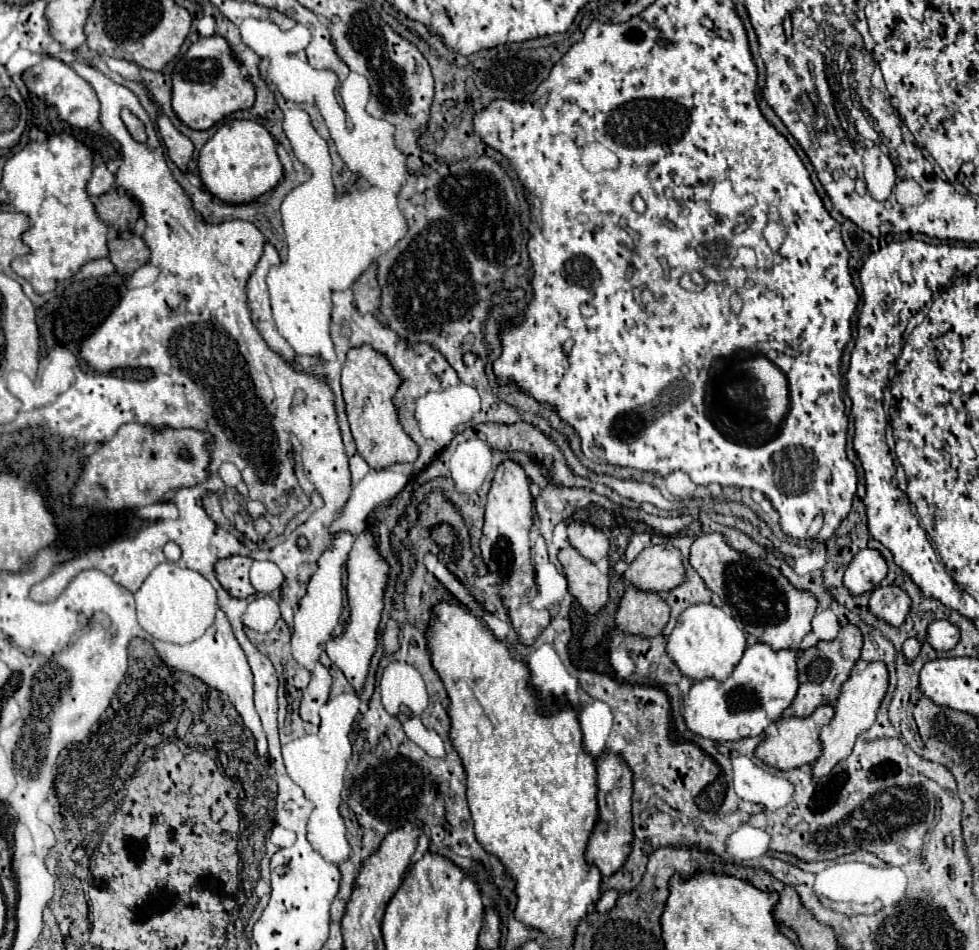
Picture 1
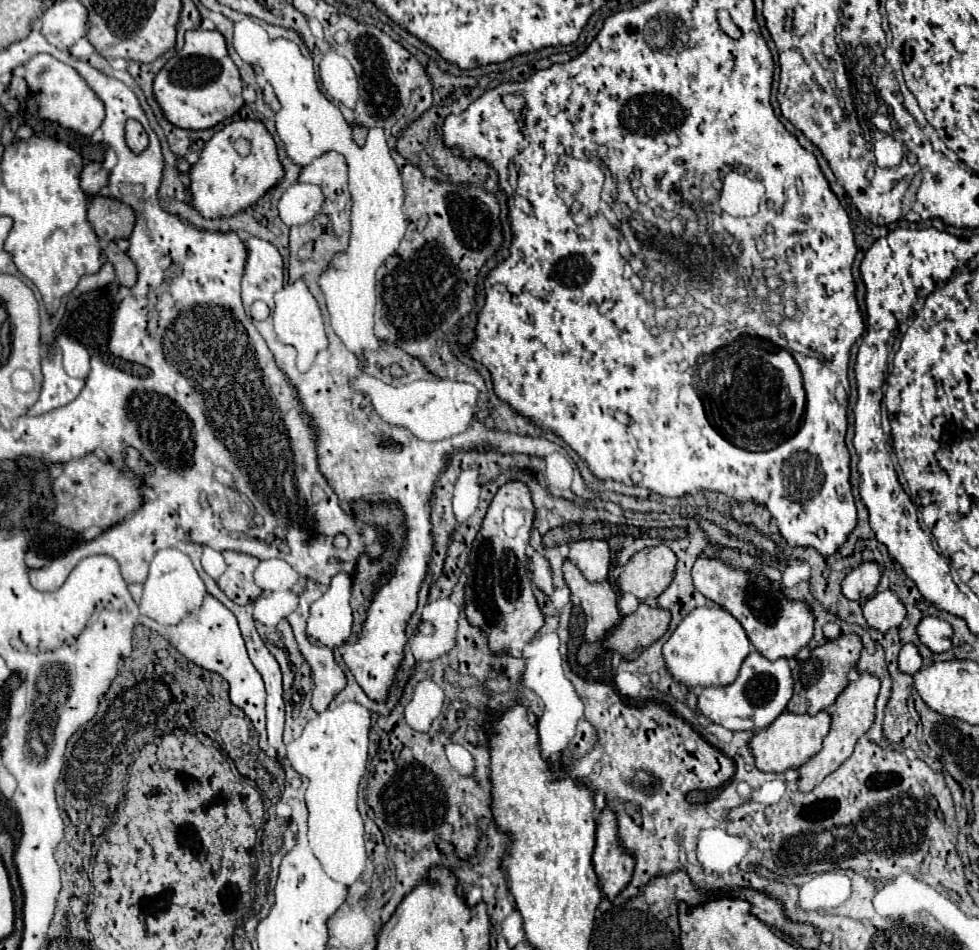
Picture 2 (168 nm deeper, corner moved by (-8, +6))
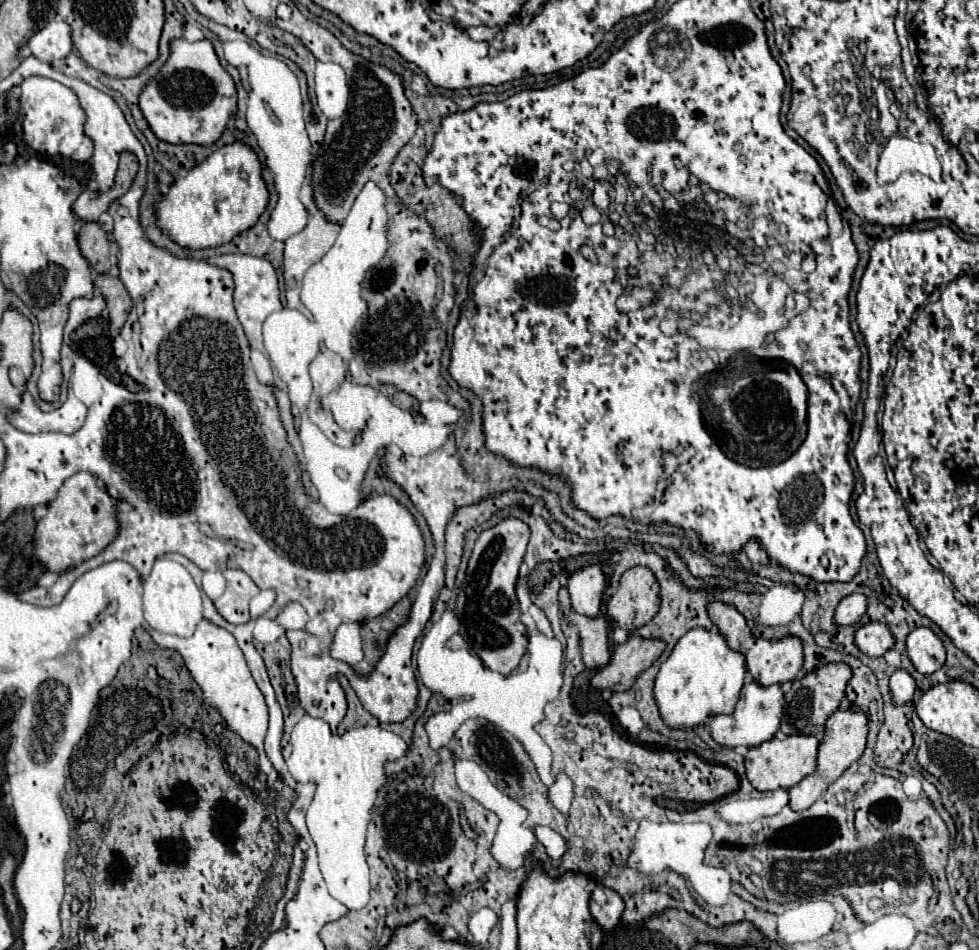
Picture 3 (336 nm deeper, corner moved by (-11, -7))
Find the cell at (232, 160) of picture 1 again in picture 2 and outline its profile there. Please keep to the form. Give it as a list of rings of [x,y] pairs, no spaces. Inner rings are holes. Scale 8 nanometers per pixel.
[[[236,120],[216,132],[202,148],[198,162],[192,164],[188,172],[188,190],[192,194],[190,206],[204,218],[228,218],[256,204],[278,180],[282,180],[282,176],[284,168],[278,160],[274,138],[264,124],[258,120]],[[238,138],[250,142],[250,154],[244,158],[234,150]]]

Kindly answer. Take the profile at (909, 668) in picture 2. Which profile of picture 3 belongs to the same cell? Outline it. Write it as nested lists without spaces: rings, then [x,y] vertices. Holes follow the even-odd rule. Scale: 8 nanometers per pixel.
[[[897,669],[897,671],[891,675],[889,689],[891,689],[893,701],[895,701],[897,705],[907,703],[907,701],[913,699],[913,693],[915,693],[915,679],[913,679],[905,669]]]

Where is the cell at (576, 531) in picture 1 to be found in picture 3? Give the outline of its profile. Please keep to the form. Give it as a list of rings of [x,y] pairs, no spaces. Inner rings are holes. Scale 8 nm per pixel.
[[[589,565],[577,569],[567,583],[571,593],[573,611],[595,617],[601,609],[601,597],[605,591],[605,575],[599,565]]]

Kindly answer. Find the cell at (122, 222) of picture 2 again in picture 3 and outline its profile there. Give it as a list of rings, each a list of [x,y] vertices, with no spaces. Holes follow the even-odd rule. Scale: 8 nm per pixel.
[[[87,221],[85,225],[81,223],[77,239],[83,255],[97,271],[105,273],[113,265],[117,265],[119,245],[115,241],[109,241],[109,233],[99,223],[95,221]]]

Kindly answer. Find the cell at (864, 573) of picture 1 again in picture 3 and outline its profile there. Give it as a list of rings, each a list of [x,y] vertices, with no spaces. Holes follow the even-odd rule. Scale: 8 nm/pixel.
[[[851,593],[841,599],[835,611],[835,623],[839,625],[851,625],[859,621],[867,611],[867,597],[863,593]]]

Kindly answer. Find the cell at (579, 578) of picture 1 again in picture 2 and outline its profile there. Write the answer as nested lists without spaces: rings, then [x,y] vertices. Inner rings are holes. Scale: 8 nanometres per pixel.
[[[566,560],[564,568],[564,582],[574,596],[580,598],[580,606],[586,614],[586,642],[602,640],[612,626],[620,622],[620,612],[616,604],[616,592],[612,590],[610,582],[588,582],[580,570]]]

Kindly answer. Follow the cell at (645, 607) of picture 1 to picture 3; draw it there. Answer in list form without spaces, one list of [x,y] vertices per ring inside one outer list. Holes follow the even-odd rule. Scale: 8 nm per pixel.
[[[633,635],[627,643],[615,647],[609,665],[595,673],[591,685],[597,689],[609,687],[613,691],[627,691],[635,683],[637,675],[659,659],[665,645],[667,643],[663,639],[645,639],[641,635]]]

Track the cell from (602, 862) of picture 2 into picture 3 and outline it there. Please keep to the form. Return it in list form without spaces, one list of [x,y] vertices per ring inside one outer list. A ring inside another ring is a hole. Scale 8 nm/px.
[[[597,883],[593,893],[591,893],[589,909],[591,909],[595,923],[601,925],[607,931],[607,929],[613,929],[619,923],[621,913],[623,913],[623,899],[611,887]]]

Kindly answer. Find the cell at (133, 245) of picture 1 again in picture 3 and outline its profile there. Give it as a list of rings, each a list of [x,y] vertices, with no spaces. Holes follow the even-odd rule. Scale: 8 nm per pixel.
[[[97,273],[95,289],[97,289],[97,293],[101,293],[107,299],[111,325],[115,329],[121,329],[133,307],[133,299],[131,299],[127,287],[123,285],[123,281],[119,277],[111,277],[109,273]]]

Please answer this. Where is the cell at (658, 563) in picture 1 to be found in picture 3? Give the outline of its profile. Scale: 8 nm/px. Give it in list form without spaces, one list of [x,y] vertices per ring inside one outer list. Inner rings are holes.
[[[631,567],[623,573],[617,593],[607,603],[609,617],[635,633],[643,623],[649,623],[659,611],[659,581],[649,567]]]

